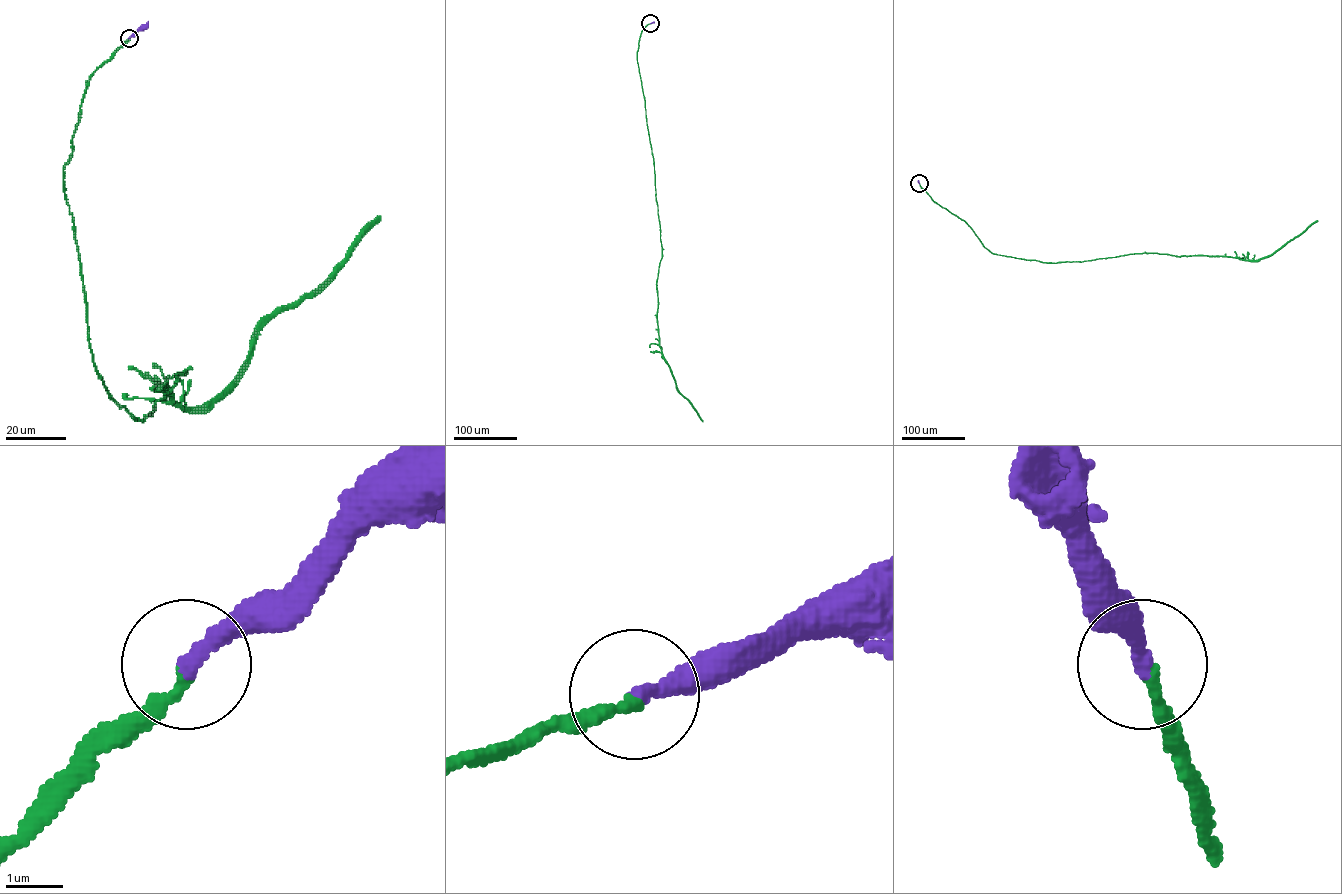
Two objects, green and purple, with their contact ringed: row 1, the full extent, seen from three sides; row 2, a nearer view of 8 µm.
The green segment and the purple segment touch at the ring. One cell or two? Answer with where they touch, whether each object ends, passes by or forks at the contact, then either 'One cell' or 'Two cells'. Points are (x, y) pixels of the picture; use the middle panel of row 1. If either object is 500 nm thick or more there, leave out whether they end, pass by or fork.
Place: (650, 23). At the ring green ends. At the ring purple ends. One cell

